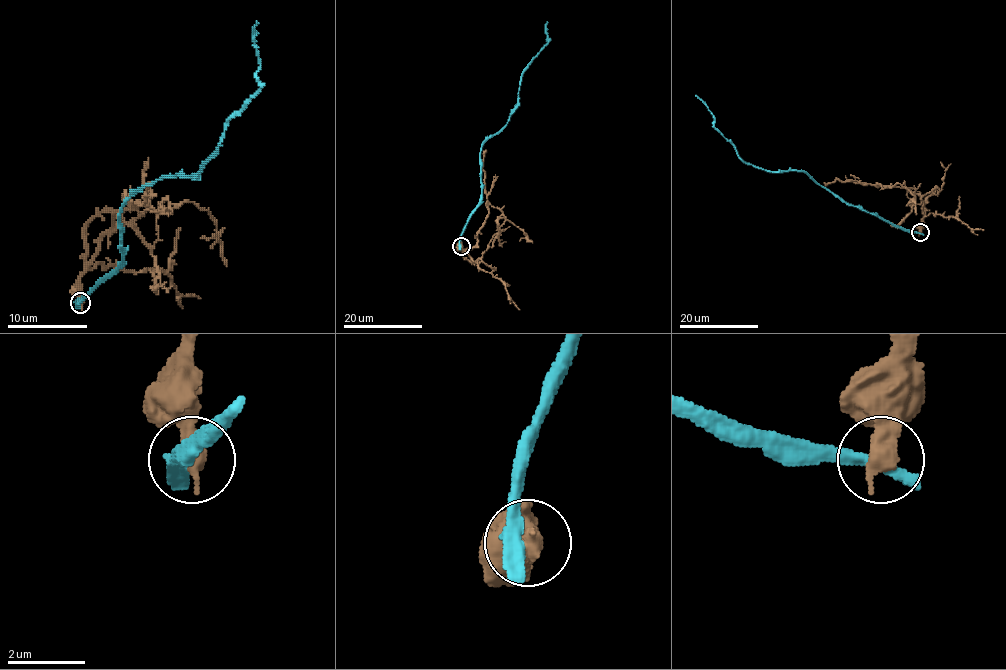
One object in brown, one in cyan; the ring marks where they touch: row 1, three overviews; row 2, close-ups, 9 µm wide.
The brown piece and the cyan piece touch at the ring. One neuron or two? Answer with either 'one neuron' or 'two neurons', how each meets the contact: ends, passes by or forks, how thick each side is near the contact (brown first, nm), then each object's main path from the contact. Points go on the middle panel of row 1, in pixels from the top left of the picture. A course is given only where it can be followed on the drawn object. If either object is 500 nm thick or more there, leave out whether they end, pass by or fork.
two neurons; 600 nm thick on the brown side, 440 nm on the other; brown runs (461, 246), (471, 249), (477, 243), (489, 204), (532, 242); cyan runs (461, 246), (460, 236), (481, 193), (481, 146), (507, 123), (518, 100), (522, 72), (549, 41), (547, 21)

